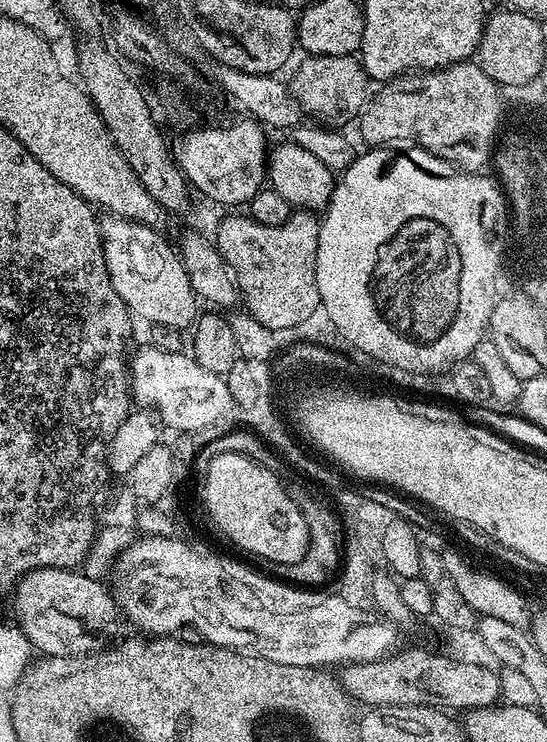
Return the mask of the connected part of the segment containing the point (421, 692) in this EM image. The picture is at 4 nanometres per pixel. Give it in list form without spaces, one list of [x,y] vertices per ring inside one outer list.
[[[408,648],[405,652],[393,651],[382,660],[350,664],[339,673],[338,679],[344,685],[353,701],[360,700],[364,706],[418,706],[425,704],[431,708],[445,710],[467,710],[469,708],[491,708],[501,699],[500,673],[494,667],[483,668],[480,664],[471,664],[468,660],[451,660],[448,656],[439,656],[436,652],[427,652],[424,648]]]

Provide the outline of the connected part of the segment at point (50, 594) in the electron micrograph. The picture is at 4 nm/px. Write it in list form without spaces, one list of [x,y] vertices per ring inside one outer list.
[[[35,568],[15,585],[15,623],[37,653],[50,657],[92,655],[103,651],[108,637],[117,630],[120,611],[113,593],[82,573],[66,568]]]

